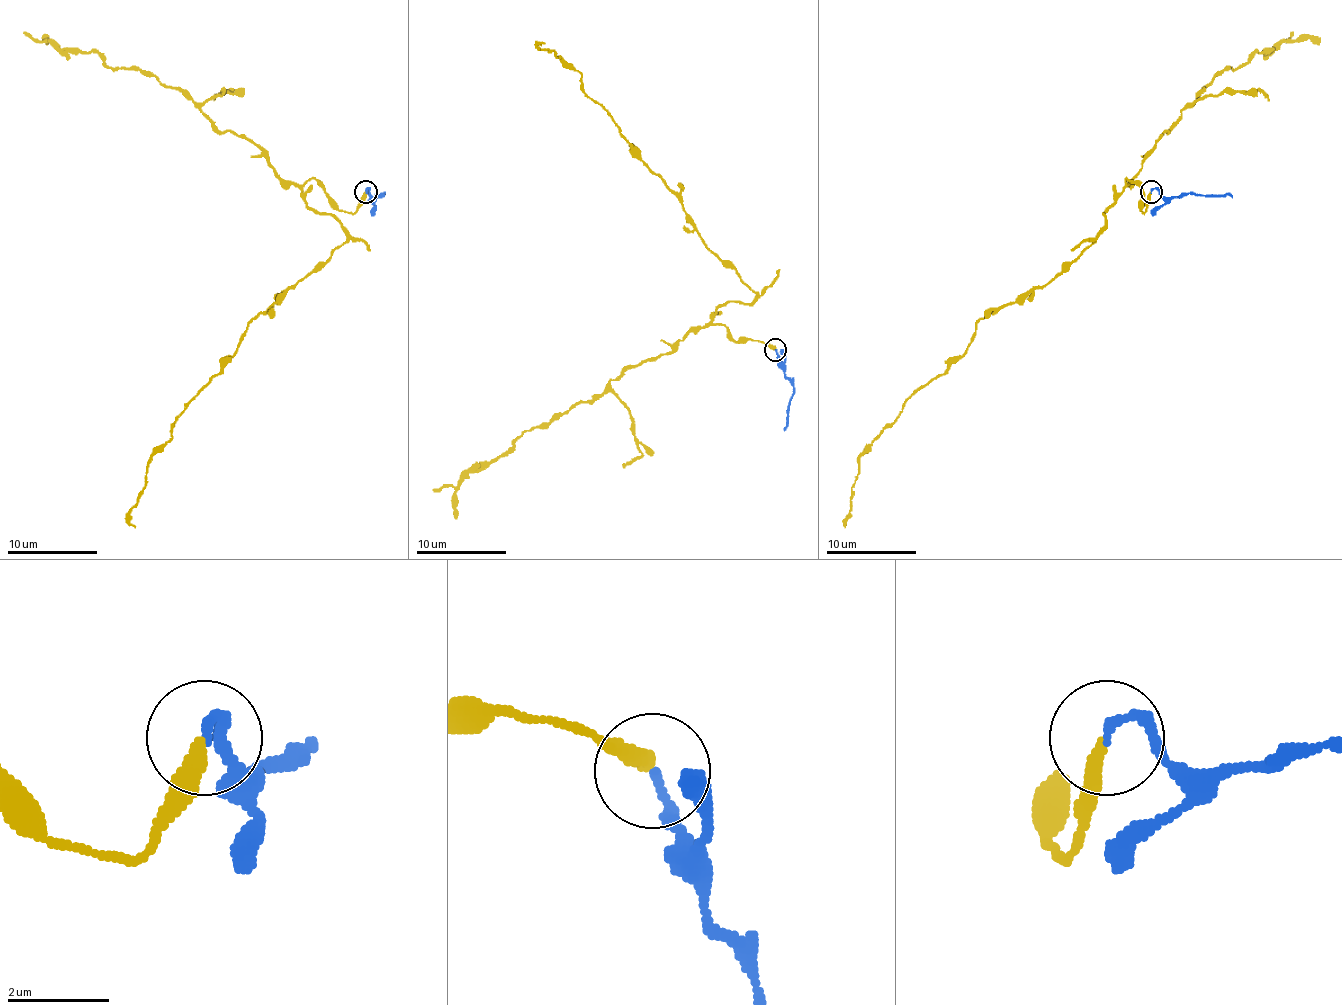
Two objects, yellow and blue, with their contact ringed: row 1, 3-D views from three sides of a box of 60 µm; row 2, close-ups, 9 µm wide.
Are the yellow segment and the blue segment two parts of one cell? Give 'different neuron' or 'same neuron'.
same neuron

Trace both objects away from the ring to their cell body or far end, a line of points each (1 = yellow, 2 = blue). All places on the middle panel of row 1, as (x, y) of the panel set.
1: (773, 350), (713, 323), (755, 294), (544, 44)
2: (776, 350), (782, 361), (785, 377), (794, 388), (785, 431)

